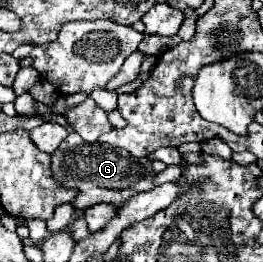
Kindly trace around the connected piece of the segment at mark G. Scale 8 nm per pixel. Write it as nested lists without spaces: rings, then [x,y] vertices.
[[[74,131],[68,133],[58,151],[54,151],[50,157],[50,169],[54,171],[54,179],[58,179],[58,185],[78,191],[78,195],[72,199],[72,205],[80,211],[96,203],[112,203],[118,207],[134,193],[150,191],[154,187],[152,181],[156,175],[152,171],[152,161],[148,161],[146,157],[136,159],[128,151],[106,143],[84,143],[82,137]]]

